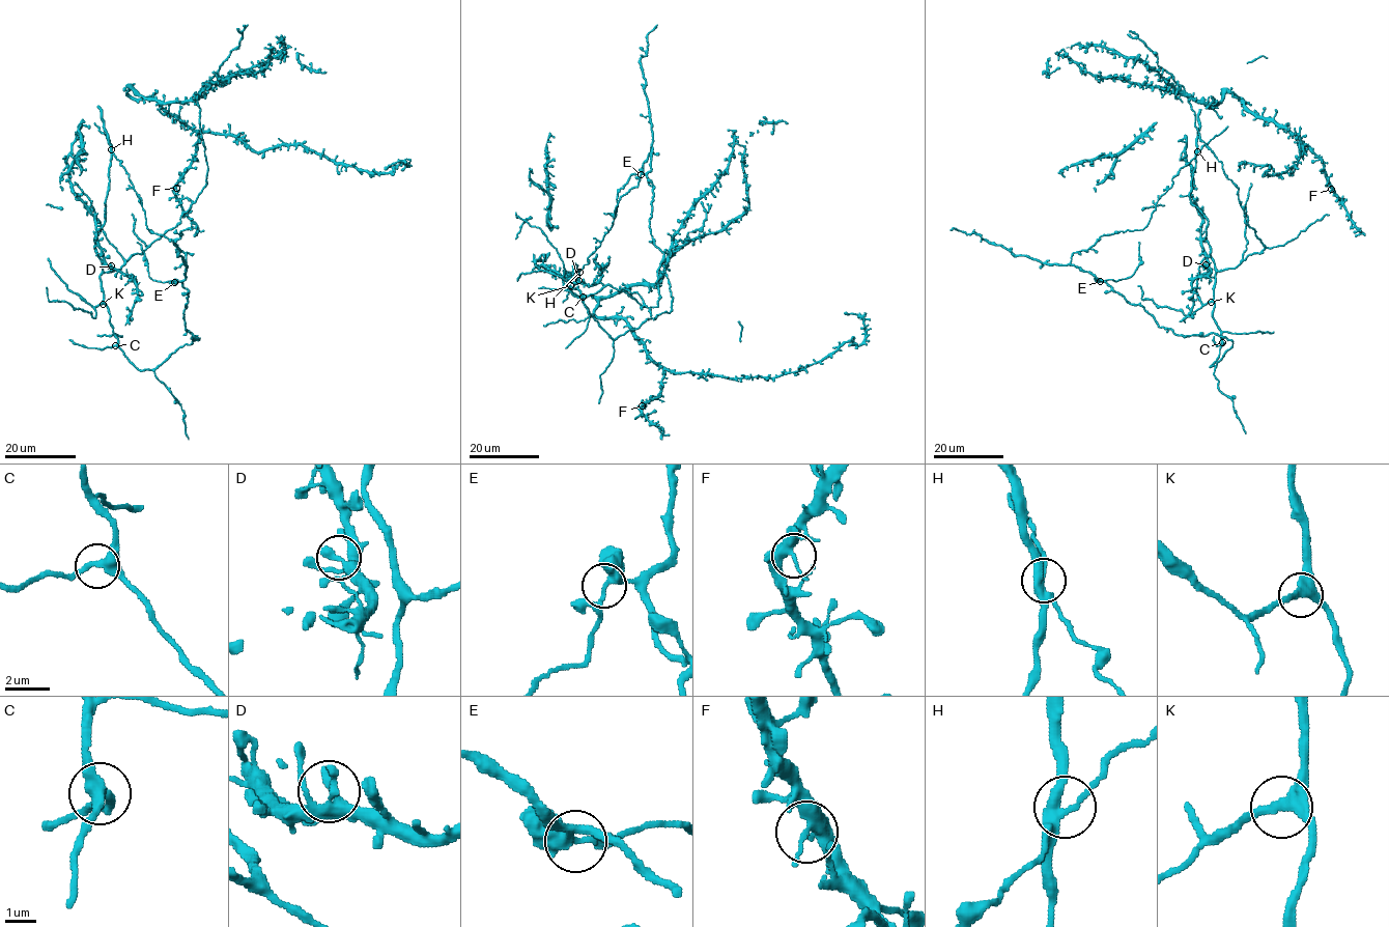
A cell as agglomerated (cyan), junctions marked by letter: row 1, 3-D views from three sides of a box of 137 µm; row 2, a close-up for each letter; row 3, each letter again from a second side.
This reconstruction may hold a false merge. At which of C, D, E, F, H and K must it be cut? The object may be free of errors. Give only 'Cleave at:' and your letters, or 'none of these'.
Cleave at: E

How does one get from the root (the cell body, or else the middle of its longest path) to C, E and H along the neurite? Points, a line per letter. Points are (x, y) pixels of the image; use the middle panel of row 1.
C: (658, 314), (613, 338), (583, 301), (568, 289), (577, 287), (586, 296), (583, 297)
E: (658, 314), (613, 338), (568, 289), (611, 284), (657, 306), (663, 253), (650, 227), (654, 188), (640, 174)
H: (658, 314), (613, 338), (583, 301), (563, 282), (572, 282), (574, 263), (579, 272)

